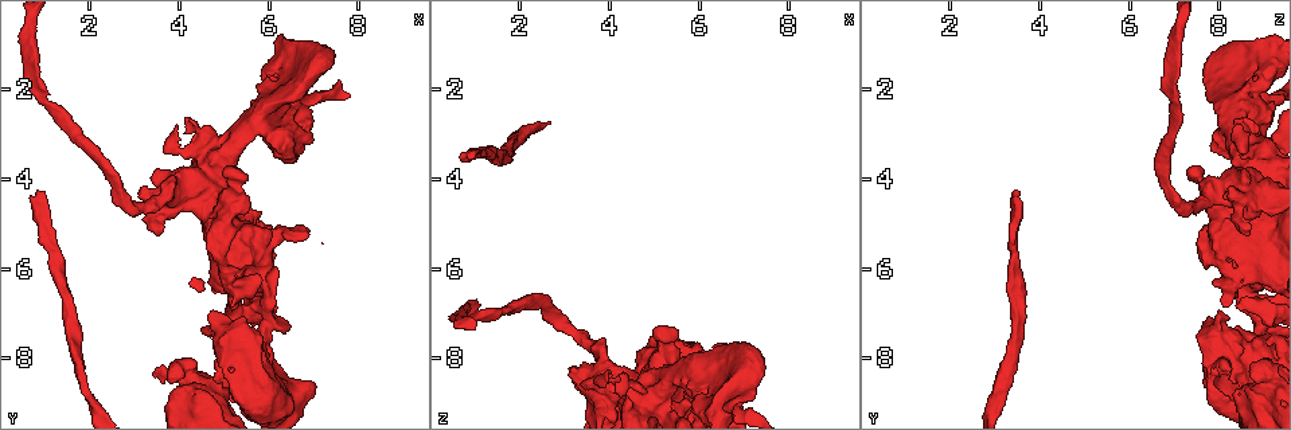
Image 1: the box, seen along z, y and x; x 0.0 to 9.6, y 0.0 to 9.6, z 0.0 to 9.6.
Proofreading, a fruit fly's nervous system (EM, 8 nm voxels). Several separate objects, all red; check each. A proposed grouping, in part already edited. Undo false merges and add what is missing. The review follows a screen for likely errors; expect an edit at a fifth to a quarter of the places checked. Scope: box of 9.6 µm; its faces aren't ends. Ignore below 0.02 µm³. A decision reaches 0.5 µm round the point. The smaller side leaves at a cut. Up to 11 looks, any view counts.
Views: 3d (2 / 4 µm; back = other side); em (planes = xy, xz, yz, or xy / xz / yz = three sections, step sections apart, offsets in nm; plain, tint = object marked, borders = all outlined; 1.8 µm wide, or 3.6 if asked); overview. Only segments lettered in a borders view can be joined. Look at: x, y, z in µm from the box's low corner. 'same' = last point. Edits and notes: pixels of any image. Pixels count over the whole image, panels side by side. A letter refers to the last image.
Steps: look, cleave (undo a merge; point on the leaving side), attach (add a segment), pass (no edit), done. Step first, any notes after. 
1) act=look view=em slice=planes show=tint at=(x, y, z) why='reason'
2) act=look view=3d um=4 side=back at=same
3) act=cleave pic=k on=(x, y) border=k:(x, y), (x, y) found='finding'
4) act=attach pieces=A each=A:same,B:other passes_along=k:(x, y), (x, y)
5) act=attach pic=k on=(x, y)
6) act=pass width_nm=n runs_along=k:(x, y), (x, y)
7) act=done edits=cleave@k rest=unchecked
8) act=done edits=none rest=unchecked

act=look view=em slice=xy step=4 show=borders at=(1.00, 4.25, 3.35) why='branch stops here'

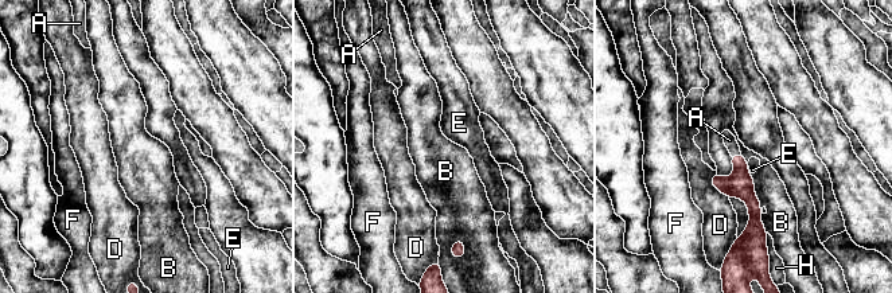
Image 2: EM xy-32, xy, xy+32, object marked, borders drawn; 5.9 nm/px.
act=attach pieces=A each=A:same,B:other,D:other,E:other,F:other,H:other passes_along=2:(740, 184), (735, 155), (729, 140) found='it goes on there'

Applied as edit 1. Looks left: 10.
act=look view=3d um=4 at=(3.90, 4.30, 8.05) why='calibre changes'

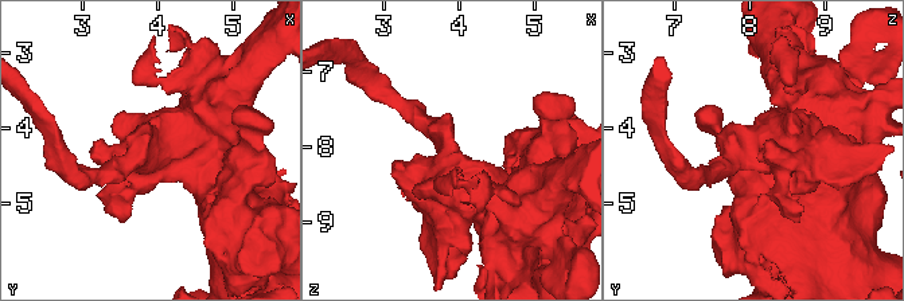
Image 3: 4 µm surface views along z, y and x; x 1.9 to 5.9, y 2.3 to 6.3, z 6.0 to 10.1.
act=look view=em um=3.6 slice=planes show=borders at=(3.90, 4.30, 8.05)

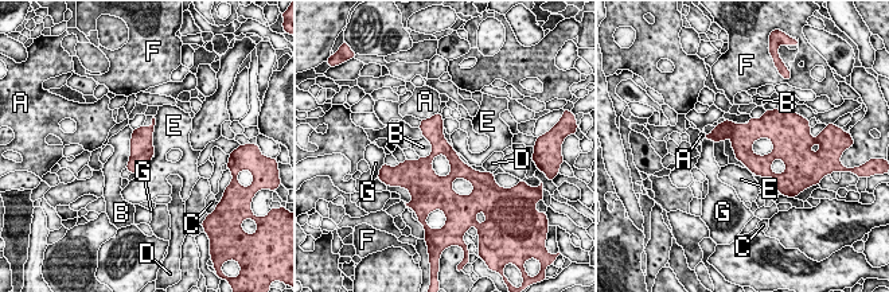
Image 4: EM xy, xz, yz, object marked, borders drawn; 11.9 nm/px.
act=pass each=A:other,B:other,C:other,D:other,E:other,F:other,G:other runs_along=4:(713, 136), (768, 132), (786, 150) found='all the same neuron'

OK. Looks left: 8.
act=look view=em slice=yz step=16 show=tint at=(5.95, 7.15, 8.90)

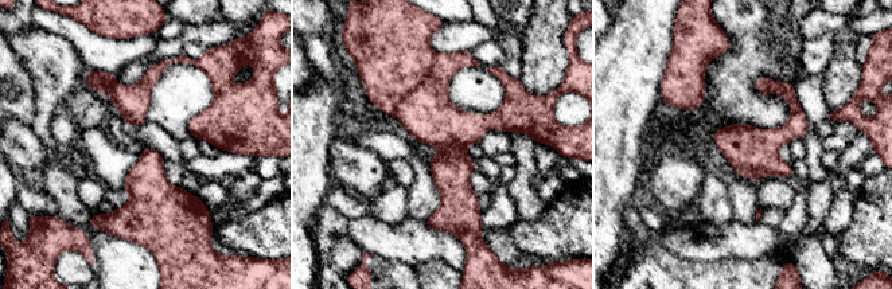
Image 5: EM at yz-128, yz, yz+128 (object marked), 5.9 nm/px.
act=look view=em slice=planes show=tint at=same why='another direction'

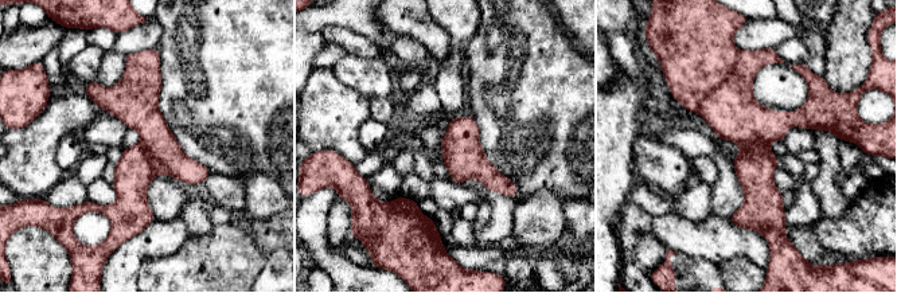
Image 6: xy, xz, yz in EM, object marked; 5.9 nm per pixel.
act=look view=em slice=planes show=borders at=same

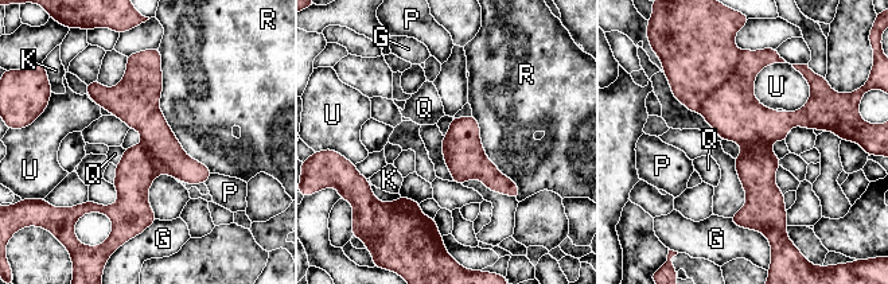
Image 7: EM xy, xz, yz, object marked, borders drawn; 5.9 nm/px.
act=pass longest_contact=R:800nm each=G:other,K:other,P:other,Q:other,R:other,U:other runs_along=7:(742, 62), (755, 224) found='one neuron here'

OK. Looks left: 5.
act=look view=3d um=4 at=(5.90, 2.85, 8.30) why='abrupt turn'

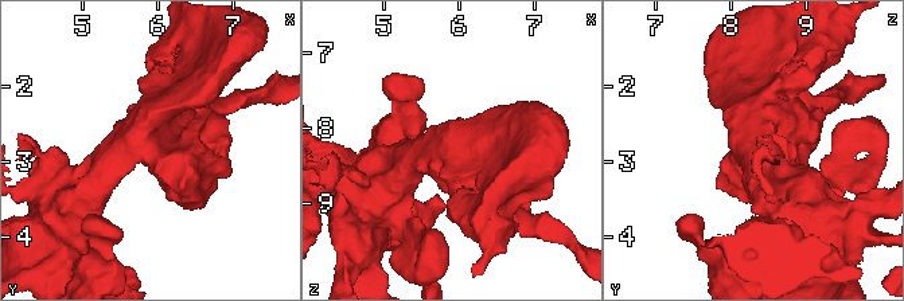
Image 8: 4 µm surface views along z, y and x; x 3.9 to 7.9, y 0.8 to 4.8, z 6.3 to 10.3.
act=look view=em slice=yz step=4 show=borders at=(5.90, 2.80, 8.25) why='need the tissue'

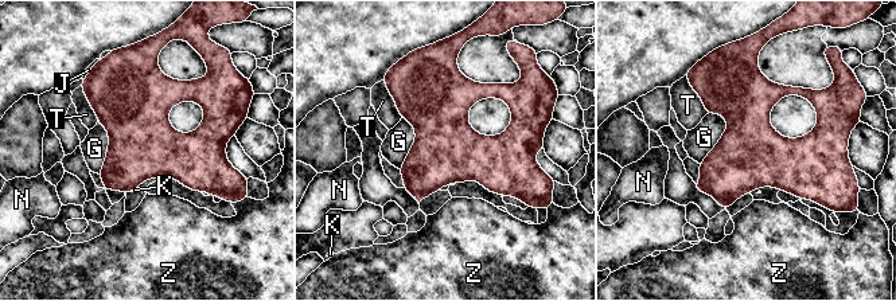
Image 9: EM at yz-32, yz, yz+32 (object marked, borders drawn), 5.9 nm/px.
act=look view=em slice=xz step=4 show=borders at=same why='cut it another way'

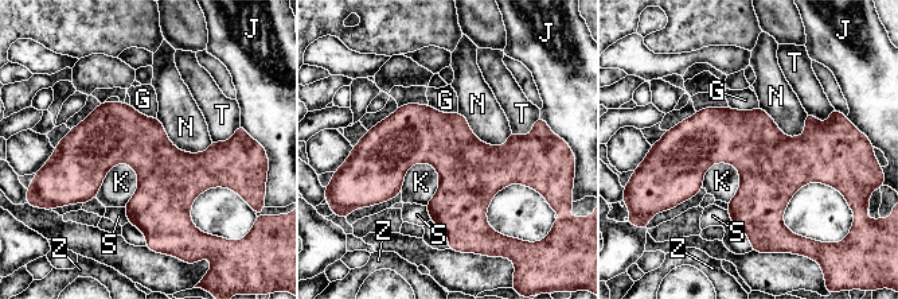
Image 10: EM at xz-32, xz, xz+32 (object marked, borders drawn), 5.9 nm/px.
act=pass each=G:other,J:other,K:other,N:other,S:other,T:other,Z:other border=10:(136, 171), (114, 164), (96, 197) found='all the same neuron'

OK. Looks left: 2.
act=done edits=attach@2 rest=unchecked

